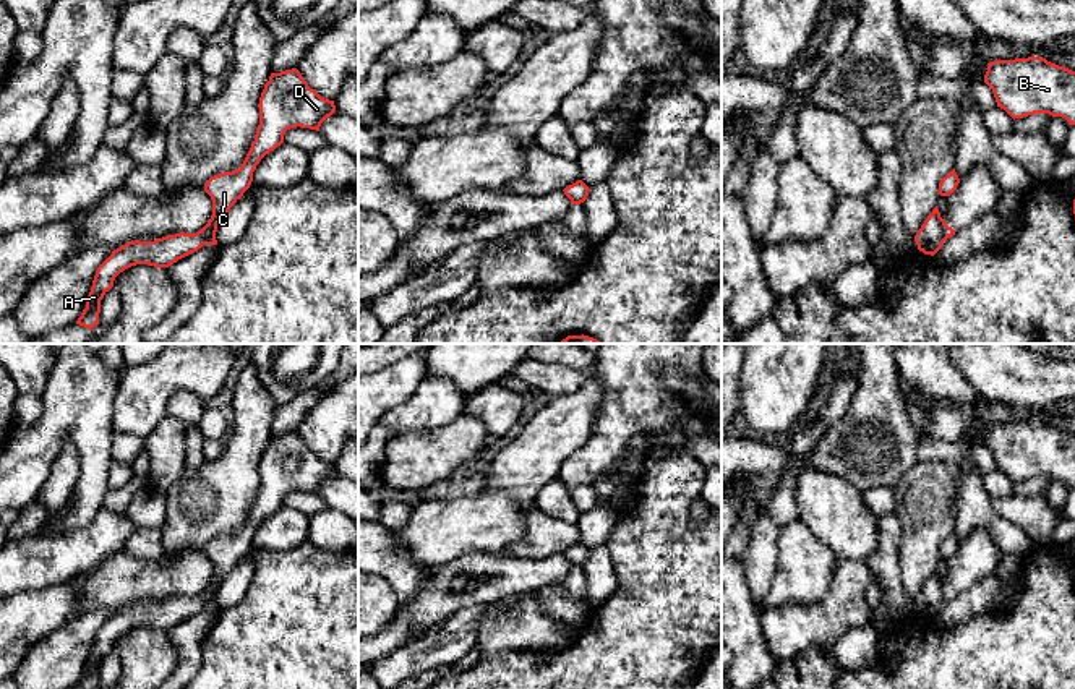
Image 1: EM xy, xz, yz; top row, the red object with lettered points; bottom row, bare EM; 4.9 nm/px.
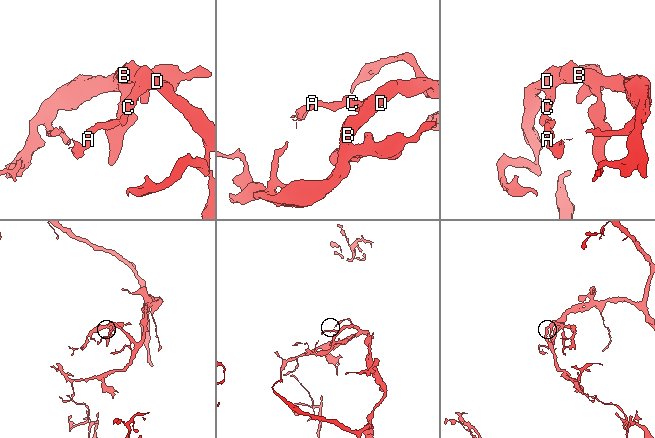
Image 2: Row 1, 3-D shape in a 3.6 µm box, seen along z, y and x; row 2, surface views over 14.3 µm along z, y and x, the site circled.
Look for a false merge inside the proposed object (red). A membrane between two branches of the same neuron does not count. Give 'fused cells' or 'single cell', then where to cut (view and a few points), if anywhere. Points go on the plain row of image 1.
fused cells; cut yz (941, 582), (941, 597), (946, 602)

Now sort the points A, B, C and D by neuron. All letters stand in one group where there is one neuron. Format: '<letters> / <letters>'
A / B C D

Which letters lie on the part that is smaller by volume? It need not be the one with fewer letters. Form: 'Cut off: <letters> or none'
Cut off: A

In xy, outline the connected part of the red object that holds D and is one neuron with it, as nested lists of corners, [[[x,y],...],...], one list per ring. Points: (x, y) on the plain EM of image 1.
[[[297,431],[271,436],[258,470],[259,488],[242,530],[217,537],[204,548],[217,588],[250,551],[259,524],[284,506],[287,493],[300,490],[319,494],[321,486],[336,475],[334,464],[311,452]]]

